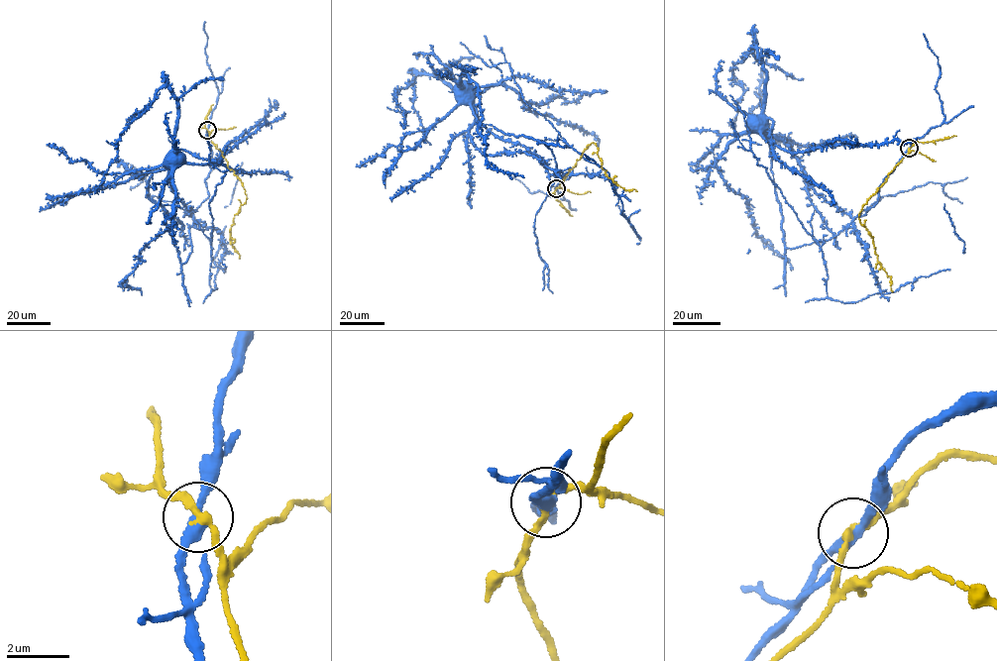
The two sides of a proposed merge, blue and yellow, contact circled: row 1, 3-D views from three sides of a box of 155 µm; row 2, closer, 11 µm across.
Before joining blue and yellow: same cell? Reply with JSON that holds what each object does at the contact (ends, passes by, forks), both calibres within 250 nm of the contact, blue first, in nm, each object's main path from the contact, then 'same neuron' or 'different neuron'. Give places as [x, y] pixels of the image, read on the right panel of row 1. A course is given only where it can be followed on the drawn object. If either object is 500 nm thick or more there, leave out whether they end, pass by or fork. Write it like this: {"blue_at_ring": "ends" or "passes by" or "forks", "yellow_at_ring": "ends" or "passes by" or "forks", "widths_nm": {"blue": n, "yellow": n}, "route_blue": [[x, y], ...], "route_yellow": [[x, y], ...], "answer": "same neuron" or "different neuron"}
{"blue_at_ring": "passes by", "yellow_at_ring": "passes by", "widths_nm": {"blue": 320, "yellow": 220}, "route_blue": [[910, 148], [886, 177], [878, 200], [864, 214], [852, 220], [815, 191], [792, 150], [760, 130], [760, 126]], "route_yellow": [[909, 148], [858, 216], [873, 237], [878, 262], [890, 276], [892, 292]], "answer": "different neuron"}

